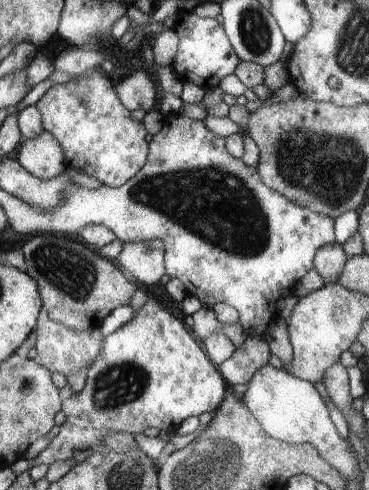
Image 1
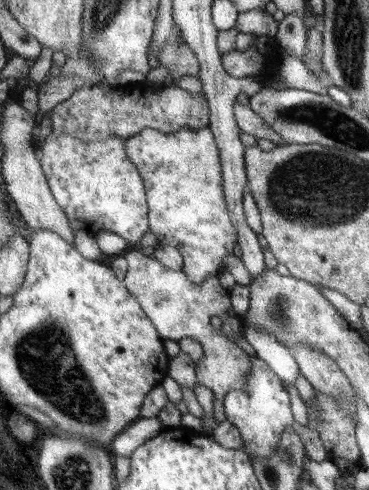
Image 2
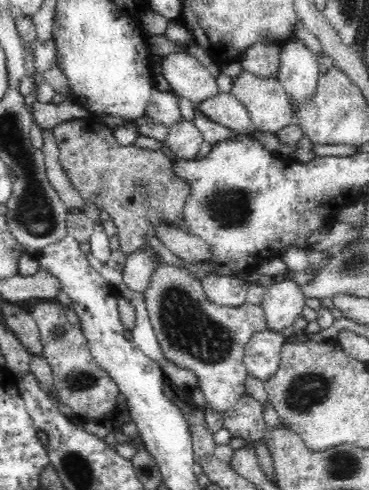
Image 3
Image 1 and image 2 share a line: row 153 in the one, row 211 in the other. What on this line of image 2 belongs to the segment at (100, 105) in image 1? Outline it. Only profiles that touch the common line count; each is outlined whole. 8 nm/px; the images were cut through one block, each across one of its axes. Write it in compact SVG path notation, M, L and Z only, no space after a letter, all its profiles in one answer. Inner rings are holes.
M59 134L45 138L39 146L41 168L47 176L49 188L57 204L69 218L73 234L85 232L95 236L99 232L111 232L121 236L127 246L133 246L147 230L145 206L147 196L143 196L141 174L135 164L125 154L123 138L109 138L99 142L81 142L69 134Z

